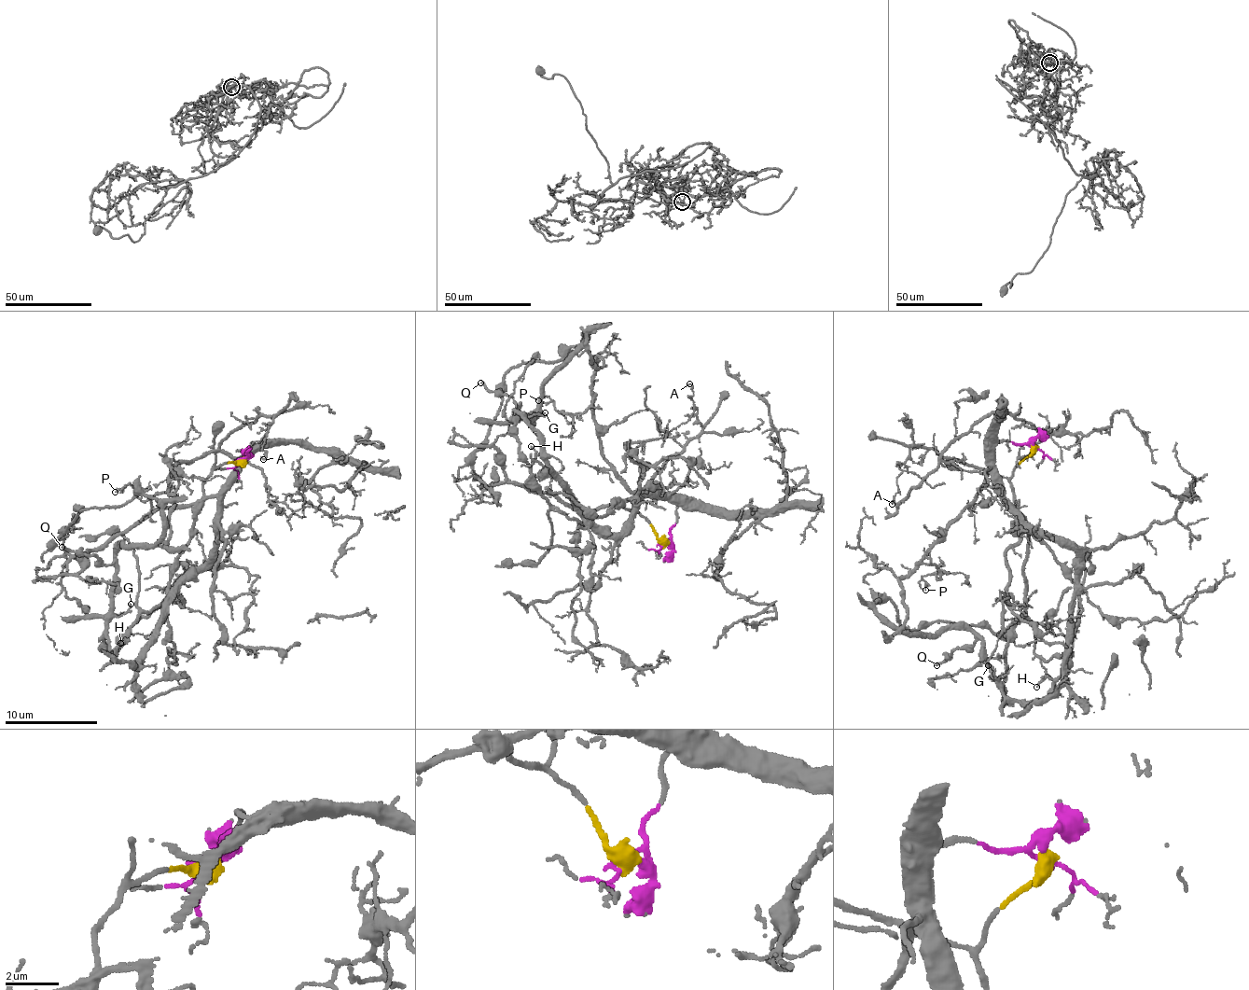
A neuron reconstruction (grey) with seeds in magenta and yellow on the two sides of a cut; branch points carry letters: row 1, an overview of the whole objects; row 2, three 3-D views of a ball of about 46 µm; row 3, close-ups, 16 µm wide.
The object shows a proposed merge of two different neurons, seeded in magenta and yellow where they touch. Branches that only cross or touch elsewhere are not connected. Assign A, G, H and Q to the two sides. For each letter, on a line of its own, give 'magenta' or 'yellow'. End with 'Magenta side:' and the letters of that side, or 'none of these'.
A: magenta
G: yellow
H: yellow
Q: yellow
Magenta side: A

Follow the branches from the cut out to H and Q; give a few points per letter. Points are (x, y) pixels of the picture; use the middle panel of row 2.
H: (663, 542), (638, 511), (623, 508), (622, 500), (612, 510), (579, 523), (566, 517), (536, 483), (530, 447)
Q: (663, 542), (622, 500), (579, 522), (557, 512), (518, 445), (517, 416), (530, 418), (480, 383)

